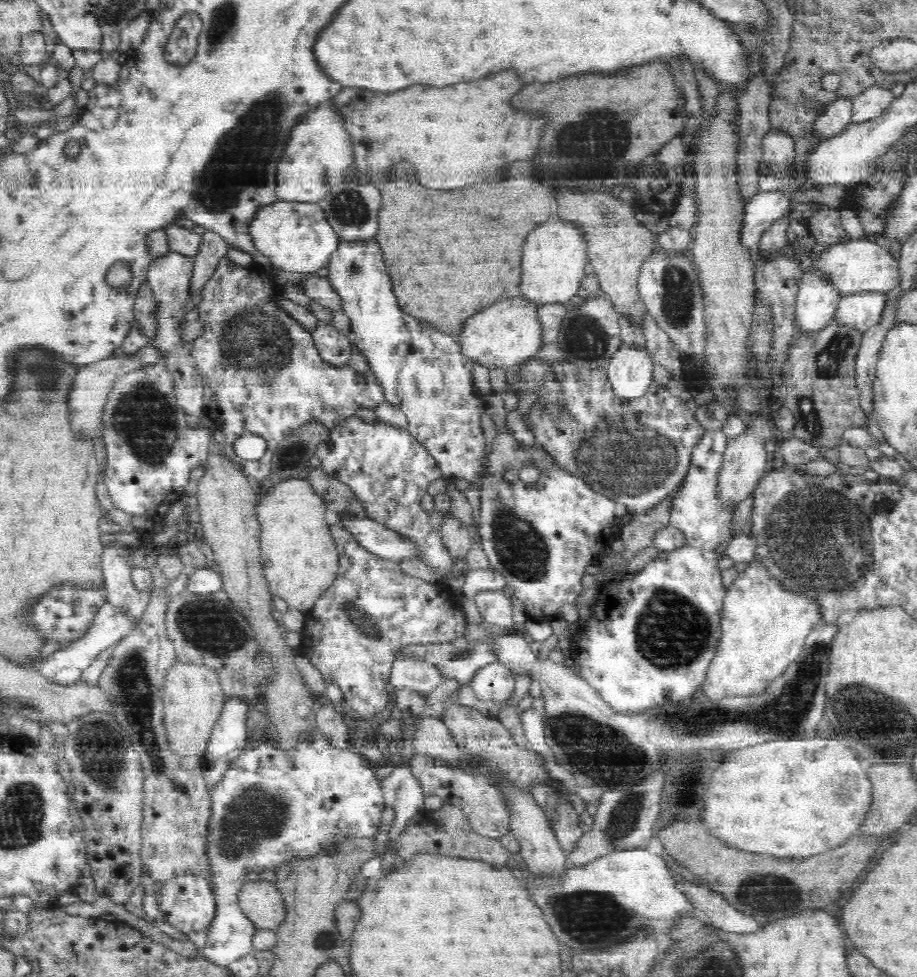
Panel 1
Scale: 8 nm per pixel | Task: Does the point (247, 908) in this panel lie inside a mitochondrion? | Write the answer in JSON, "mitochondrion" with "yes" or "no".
{"mitochondrion":"no"}

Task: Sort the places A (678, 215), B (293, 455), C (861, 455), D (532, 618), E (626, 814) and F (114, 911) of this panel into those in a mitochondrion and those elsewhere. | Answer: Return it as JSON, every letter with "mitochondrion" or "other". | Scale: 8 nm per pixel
{"A":"other","B":"mitochondrion","C":"other","D":"other","E":"mitochondrion","F":"other"}

